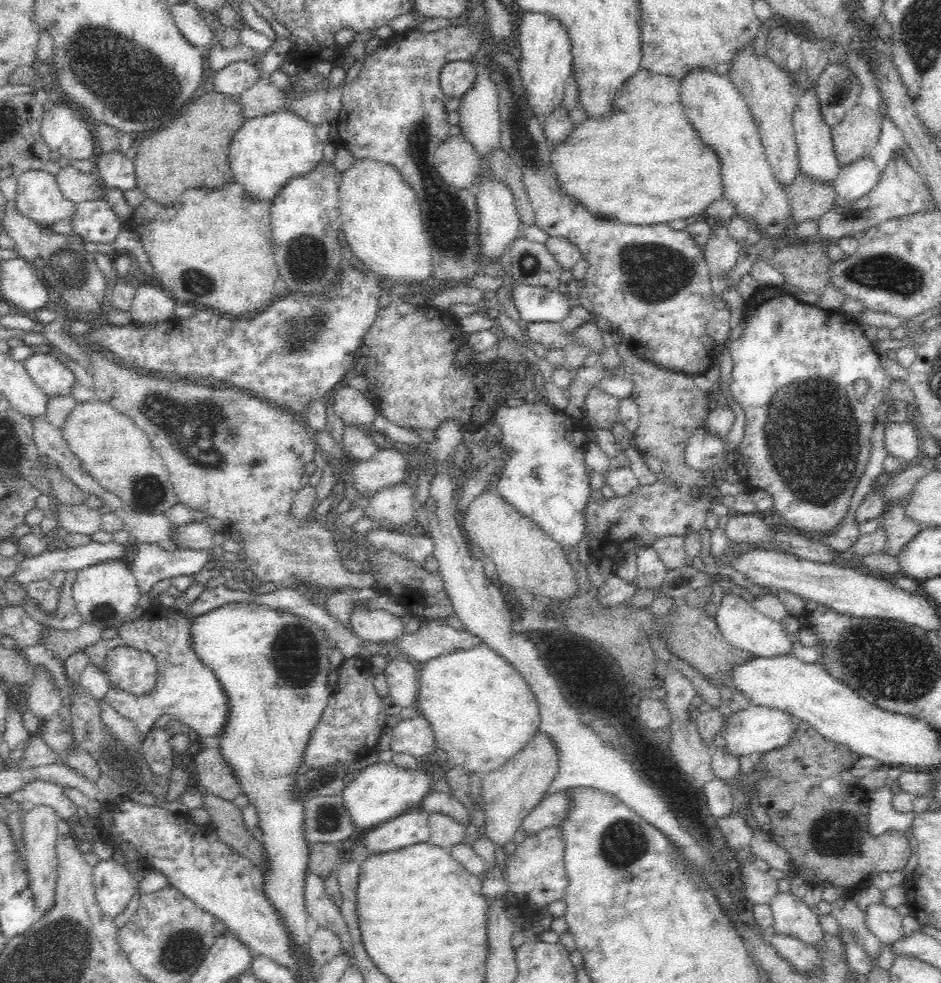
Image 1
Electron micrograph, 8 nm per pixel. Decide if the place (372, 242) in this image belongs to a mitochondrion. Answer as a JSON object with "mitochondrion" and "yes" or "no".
{"mitochondrion":"no"}

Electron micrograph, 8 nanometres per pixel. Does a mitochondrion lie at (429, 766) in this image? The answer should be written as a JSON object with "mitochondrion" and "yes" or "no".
{"mitochondrion":"no"}

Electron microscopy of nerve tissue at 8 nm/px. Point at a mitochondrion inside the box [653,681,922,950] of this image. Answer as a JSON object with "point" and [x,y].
{"point":[833,836]}

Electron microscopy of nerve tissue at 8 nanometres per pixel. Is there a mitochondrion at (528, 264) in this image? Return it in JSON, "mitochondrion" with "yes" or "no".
{"mitochondrion":"yes"}

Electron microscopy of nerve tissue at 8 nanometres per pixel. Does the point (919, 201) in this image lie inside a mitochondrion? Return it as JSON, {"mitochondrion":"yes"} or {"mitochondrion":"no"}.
{"mitochondrion":"no"}

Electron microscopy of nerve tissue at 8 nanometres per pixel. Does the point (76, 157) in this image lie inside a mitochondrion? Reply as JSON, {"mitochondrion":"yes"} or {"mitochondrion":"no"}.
{"mitochondrion":"no"}

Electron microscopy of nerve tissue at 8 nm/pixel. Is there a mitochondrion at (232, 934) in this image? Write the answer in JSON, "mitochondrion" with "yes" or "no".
{"mitochondrion":"no"}

